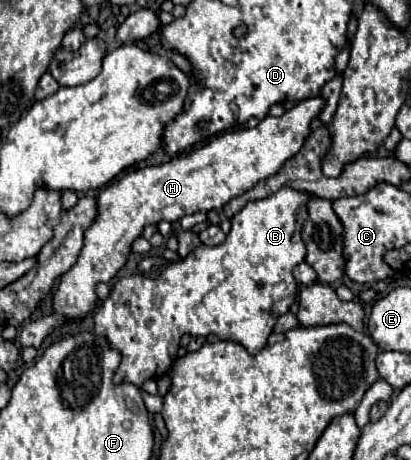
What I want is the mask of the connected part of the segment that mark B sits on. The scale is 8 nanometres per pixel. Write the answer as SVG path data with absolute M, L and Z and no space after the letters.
M281 188L265 200L247 202L245 208L231 218L231 232L223 244L195 248L187 258L171 262L157 278L145 278L143 274L119 278L113 286L111 296L99 306L93 318L95 334L107 338L107 344L113 350L121 352L121 364L115 372L113 382L131 382L141 388L145 380L165 376L177 358L177 348L183 334L217 334L221 340L239 342L249 354L257 354L267 344L277 318L289 312L289 306L297 296L293 268L307 256L301 228L307 220L307 202L311 198L313 196L307 192Z

